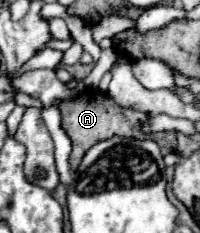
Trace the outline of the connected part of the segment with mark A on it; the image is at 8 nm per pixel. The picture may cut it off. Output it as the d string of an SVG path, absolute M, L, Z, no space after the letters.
M88 88L84 90L82 94L78 94L76 98L72 100L66 100L64 104L60 104L60 116L62 116L62 128L66 130L66 134L70 136L72 140L72 154L70 154L70 168L76 170L80 166L80 160L84 156L84 152L100 142L100 140L106 140L106 138L112 138L112 136L124 136L124 138L154 138L162 150L162 154L168 154L168 152L174 152L176 150L176 136L174 132L160 132L160 134L142 134L138 124L134 122L140 122L146 118L146 114L142 112L134 112L134 110L126 110L126 108L120 108L110 96L106 94L98 94L94 88Z

